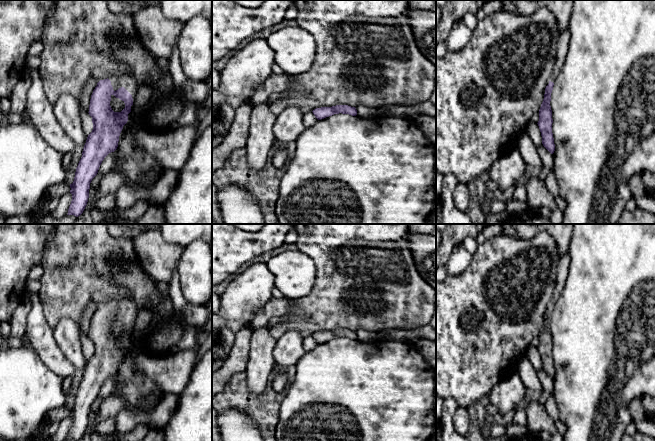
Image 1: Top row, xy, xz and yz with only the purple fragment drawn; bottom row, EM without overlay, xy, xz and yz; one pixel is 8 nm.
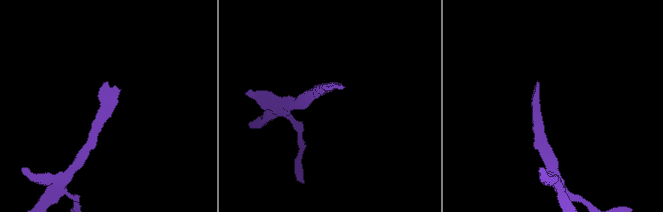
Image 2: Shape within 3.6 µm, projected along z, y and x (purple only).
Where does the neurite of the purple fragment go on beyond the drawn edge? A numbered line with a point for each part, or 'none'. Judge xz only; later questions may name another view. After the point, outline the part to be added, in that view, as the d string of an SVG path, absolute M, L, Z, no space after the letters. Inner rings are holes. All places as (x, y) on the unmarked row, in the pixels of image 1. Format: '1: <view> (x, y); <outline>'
none

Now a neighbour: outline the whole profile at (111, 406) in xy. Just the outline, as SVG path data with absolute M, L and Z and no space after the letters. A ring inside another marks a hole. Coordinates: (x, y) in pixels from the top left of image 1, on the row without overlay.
M110 395L99 406L98 415L93 421L93 425L97 426L100 422L106 419L115 418L124 408L125 401L122 398Z

